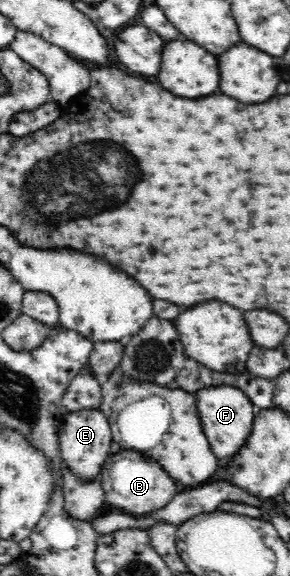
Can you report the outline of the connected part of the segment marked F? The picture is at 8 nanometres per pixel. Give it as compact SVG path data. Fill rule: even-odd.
M233 386L202 388L194 395L197 398L197 408L199 408L199 416L201 416L203 433L207 434L206 438L209 438L215 456L219 460L227 460L229 456L237 454L237 450L247 440L251 426L253 426L253 418L255 418L253 404L249 398L239 388L233 388Z

